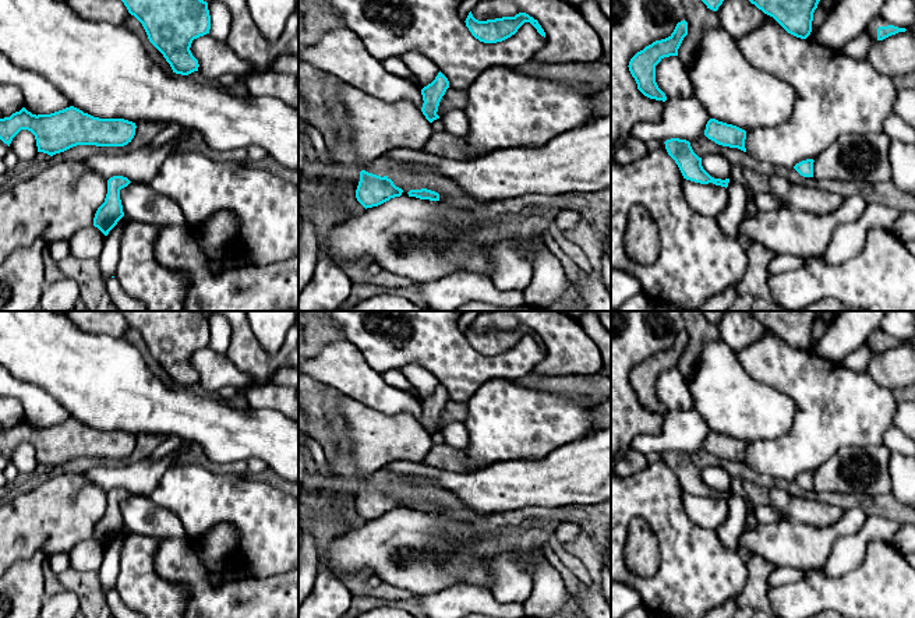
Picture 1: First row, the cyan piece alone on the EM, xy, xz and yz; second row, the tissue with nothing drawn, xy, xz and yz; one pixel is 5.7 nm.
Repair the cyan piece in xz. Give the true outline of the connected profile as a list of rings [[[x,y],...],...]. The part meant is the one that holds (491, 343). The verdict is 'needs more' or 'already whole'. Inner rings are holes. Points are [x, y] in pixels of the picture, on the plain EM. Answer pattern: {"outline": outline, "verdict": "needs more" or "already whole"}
{"outline": [[[470,324],[464,335],[471,347],[484,356],[497,356],[511,350],[524,335],[530,335],[545,350],[545,345],[538,333],[526,325],[519,325],[515,329],[478,333]]], "verdict": "already whole"}

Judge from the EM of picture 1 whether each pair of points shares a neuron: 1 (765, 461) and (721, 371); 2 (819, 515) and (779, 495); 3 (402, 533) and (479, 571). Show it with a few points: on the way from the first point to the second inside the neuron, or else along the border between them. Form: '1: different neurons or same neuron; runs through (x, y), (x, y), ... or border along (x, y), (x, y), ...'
1: different neurons; border along (787, 431), (774, 438), (760, 438), (746, 444)
2: same neuron; runs through (809, 512), (799, 511), (788, 504)
3: same neuron; runs through (421, 547), (435, 547), (445, 557), (459, 564)

